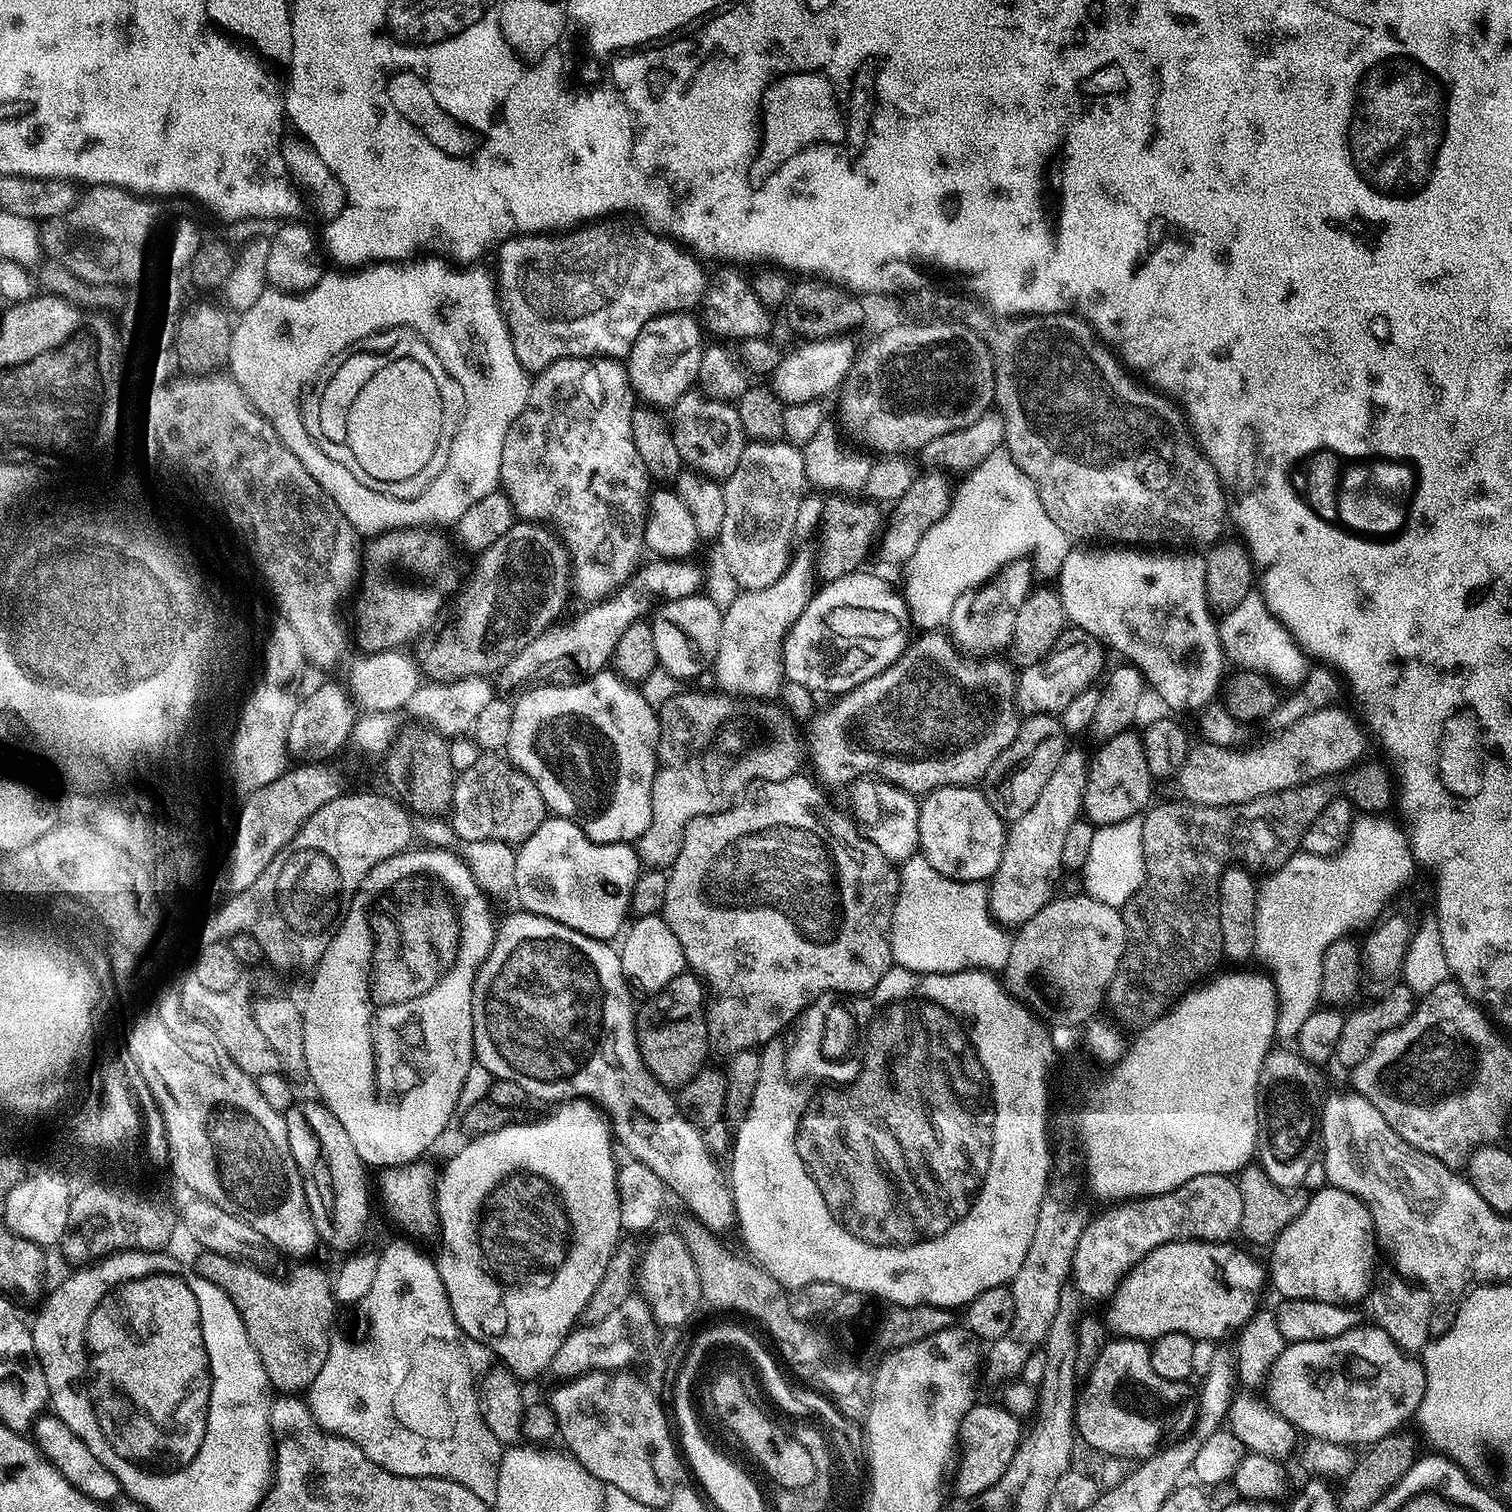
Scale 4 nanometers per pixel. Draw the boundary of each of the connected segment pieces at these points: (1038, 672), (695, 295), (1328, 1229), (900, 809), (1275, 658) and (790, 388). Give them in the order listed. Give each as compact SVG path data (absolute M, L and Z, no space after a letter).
M1079 630L1067 633L1067 642L1061 643L1045 660L1023 669L1016 682L1016 706L1028 716L1060 714L1078 694L1091 689L1101 679L1106 649L1100 641Z
M613 214L607 218L585 222L571 230L561 230L555 234L517 234L510 240L505 240L498 249L500 255L500 272L498 271L498 290L502 295L502 307L508 318L508 327L512 331L514 352L518 360L529 373L541 372L555 360L571 356L611 356L613 358L627 357L634 346L642 326L655 316L665 316L668 312L687 312L695 309L704 299L704 287L708 284L708 276L699 259L687 247L677 241L653 230L644 222L635 224L635 219L621 218Z
M1323 1186L1309 1195L1306 1206L1280 1237L1270 1246L1270 1284L1281 1292L1284 1300L1317 1300L1331 1304L1355 1305L1355 1300L1363 1301L1374 1280L1372 1263L1376 1260L1378 1237L1370 1210L1354 1194L1341 1188Z
M867 774L861 775L852 784L852 808L850 815L856 827L886 859L903 862L917 855L920 846L918 818L920 817L920 800L915 795L890 782Z
M1253 590L1242 602L1219 617L1220 645L1229 661L1241 664L1249 672L1259 672L1273 682L1299 686L1310 669L1310 657L1297 643L1295 637L1284 628L1284 623L1269 610L1263 595Z
M851 335L831 336L825 340L808 340L800 350L781 359L774 373L774 391L785 405L810 403L819 401L822 396L828 396L843 385L852 368L856 364L858 344L852 341Z

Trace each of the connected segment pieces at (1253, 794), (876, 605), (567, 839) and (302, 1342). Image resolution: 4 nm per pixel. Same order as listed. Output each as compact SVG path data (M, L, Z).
M1333 706L1279 729L1276 737L1266 741L1260 749L1236 752L1231 747L1208 743L1201 743L1200 748L1189 747L1178 777L1180 792L1184 795L1181 797L1190 804L1225 808L1315 780L1336 778L1339 772L1347 773L1365 759L1364 751L1368 748L1370 736L1365 725L1357 720L1350 713L1343 712L1340 706Z
M868 570L852 572L846 578L829 580L823 587L815 593L801 617L784 637L784 675L789 681L808 688L813 694L852 692L859 684L874 678L900 657L901 649L892 648L891 640L892 619L899 614L902 600L897 593L897 597L892 593L892 588L886 581L871 576Z
M553 815L543 820L534 834L516 848L514 896L520 899L521 906L528 911L525 913L545 916L562 926L570 926L570 930L586 934L591 940L608 942L613 939L611 936L621 935L629 919L632 895L641 871L642 861L632 844L596 844L573 820Z
M203 1254L194 1263L195 1271L214 1282L235 1301L248 1337L266 1370L268 1382L280 1394L300 1394L310 1387L314 1378L318 1378L322 1366L326 1366L328 1351L334 1339L332 1323L336 1320L338 1303L333 1292L333 1277L327 1276L318 1265L306 1263L310 1262L297 1263L300 1265L290 1269L285 1280L279 1280L272 1276L276 1274L269 1274L262 1267L234 1257Z

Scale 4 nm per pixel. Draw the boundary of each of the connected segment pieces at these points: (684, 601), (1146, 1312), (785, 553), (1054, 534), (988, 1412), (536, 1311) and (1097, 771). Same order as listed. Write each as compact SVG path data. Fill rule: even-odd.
M697 594L661 603L650 620L659 667L680 682L695 681L716 662L719 635L722 632L722 608L704 595Z
M1175 1240L1169 1244L1160 1244L1154 1250L1150 1250L1150 1254L1146 1254L1146 1258L1142 1258L1142 1262L1138 1262L1128 1272L1128 1276L1116 1288L1115 1295L1112 1296L1108 1308L1108 1320L1106 1324L1109 1329L1112 1328L1117 1337L1127 1338L1129 1340L1142 1340L1151 1342L1158 1339L1162 1334L1186 1334L1191 1336L1193 1340L1210 1340L1213 1342L1221 1342L1228 1335L1239 1333L1242 1327L1261 1307L1260 1291L1263 1290L1264 1284L1266 1288L1266 1268L1259 1264L1254 1257L1248 1252L1243 1252L1240 1248L1235 1248L1232 1242L1213 1242L1210 1240Z
M757 440L748 442L742 450L737 469L723 481L726 512L718 542L724 551L724 564L728 572L741 585L741 589L760 591L778 582L788 568L794 548L798 502L806 494L804 453L797 445L784 440Z
M1007 447L994 450L983 462L963 477L964 481L955 489L952 505L926 534L922 534L922 542L918 542L918 550L909 558L906 565L908 581L904 584L903 599L906 608L912 611L912 620L920 630L940 630L947 625L950 610L955 599L964 592L979 588L1008 564L1027 557L1031 550L1034 554L1034 572L1037 577L1059 577L1060 567L1070 550L1070 541L1046 514L1037 490L1026 478L1026 474L1014 462Z
M977 1402L972 1405L970 1411L965 1414L960 1423L960 1438L958 1441L959 1456L958 1468L960 1470L956 1476L956 1488L964 1495L964 1498L971 1498L982 1494L990 1486L994 1486L994 1482L998 1482L998 1478L1002 1478L1002 1474L1006 1474L1006 1466L1010 1466L1010 1458L1014 1458L1014 1454L1020 1445L1022 1435L1021 1417L1007 1411L1000 1406L999 1403L983 1404Z
M569 1100L553 1108L556 1109L554 1109L549 1116L542 1117L541 1120L532 1120L529 1124L522 1124L522 1122L511 1123L498 1130L496 1133L486 1134L484 1137L478 1137L477 1140L470 1141L468 1144L463 1145L461 1153L458 1154L453 1161L443 1165L444 1173L441 1174L440 1180L438 1176L438 1183L434 1188L434 1207L438 1213L438 1232L440 1228L440 1256L437 1255L435 1257L436 1269L438 1270L438 1274L441 1275L442 1286L448 1295L448 1301L452 1307L454 1318L464 1333L470 1338L474 1338L486 1345L493 1357L517 1378L524 1378L524 1376L540 1376L543 1372L547 1373L549 1369L551 1369L554 1354L558 1354L558 1346L562 1346L564 1339L572 1333L572 1329L581 1323L582 1317L587 1310L588 1303L594 1298L594 1292L598 1290L598 1284L602 1282L602 1276L606 1274L606 1266L610 1262L610 1258L616 1252L616 1245L621 1243L622 1236L620 1236L620 1232L622 1233L622 1229L624 1228L622 1214L620 1213L618 1164L616 1166L616 1152L612 1149L612 1144L614 1145L614 1131L608 1116L605 1115L597 1105L587 1100Z
M1127 730L1116 737L1110 737L1109 740L1103 741L1099 745L1101 748L1096 753L1094 751L1091 753L1082 812L1091 823L1097 826L1115 824L1131 816L1140 816L1149 807L1148 799L1152 796L1154 781L1150 774L1150 766L1146 766L1146 754L1141 733L1134 731Z

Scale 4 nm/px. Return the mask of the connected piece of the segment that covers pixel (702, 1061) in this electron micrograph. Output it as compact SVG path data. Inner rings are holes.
M691 971L685 972L674 982L666 982L666 986L658 993L649 995L644 1009L636 1012L636 1030L640 1042L640 1057L644 1059L644 1067L657 1084L669 1090L678 1090L701 1072L709 1063L710 1045L708 1042L708 1022L706 1019L706 988L699 976Z

